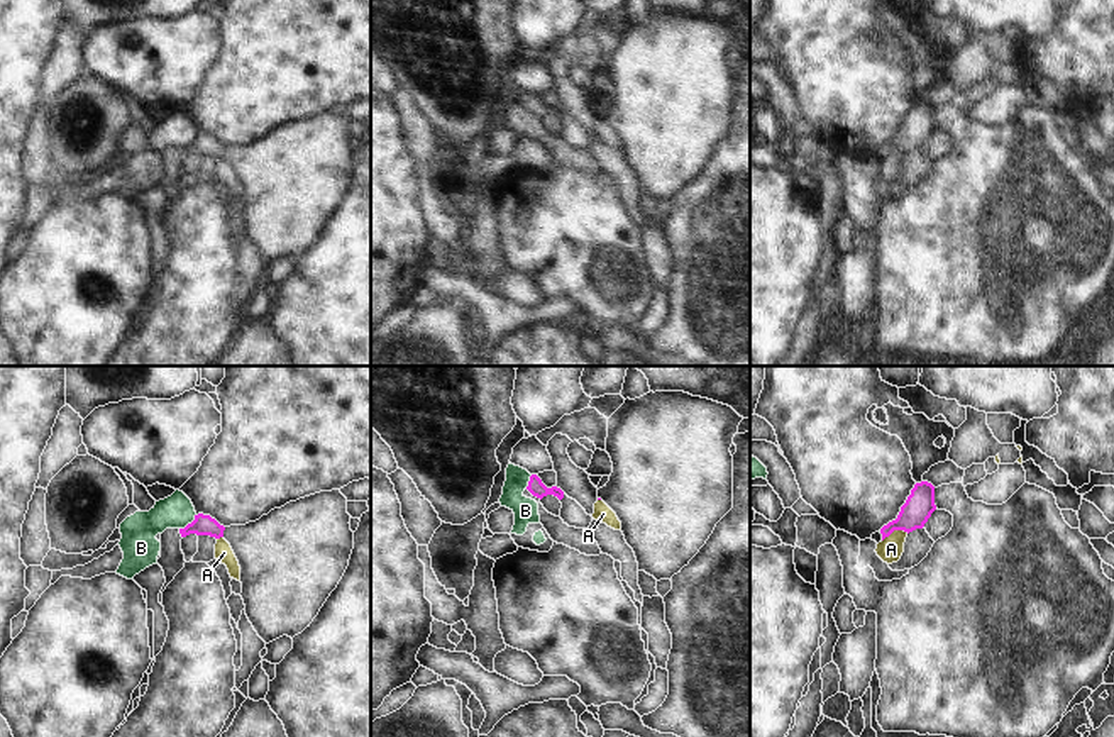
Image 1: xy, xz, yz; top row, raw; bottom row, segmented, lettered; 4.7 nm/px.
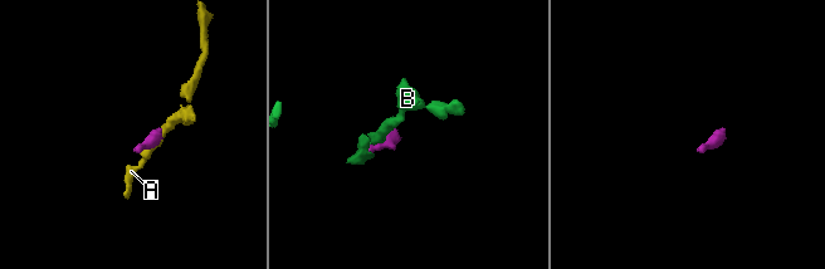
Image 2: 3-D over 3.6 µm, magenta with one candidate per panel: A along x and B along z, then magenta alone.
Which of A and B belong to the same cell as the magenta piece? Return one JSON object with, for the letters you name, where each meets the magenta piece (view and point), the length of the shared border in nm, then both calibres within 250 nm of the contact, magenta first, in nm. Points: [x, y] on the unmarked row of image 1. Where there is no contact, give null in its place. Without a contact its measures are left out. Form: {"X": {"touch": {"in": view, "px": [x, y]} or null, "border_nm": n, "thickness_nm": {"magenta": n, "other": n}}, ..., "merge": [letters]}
{"merge": []}

